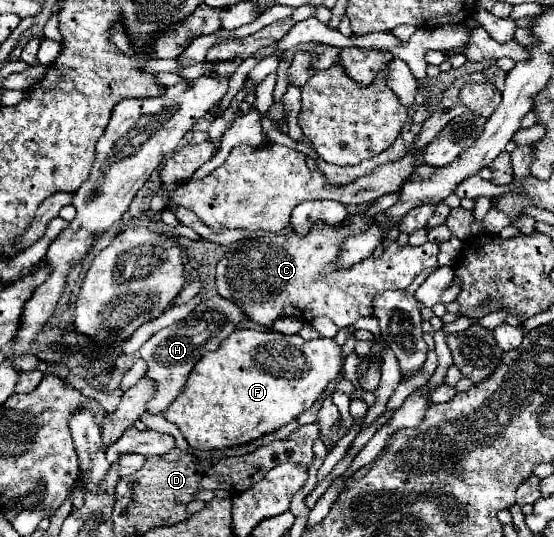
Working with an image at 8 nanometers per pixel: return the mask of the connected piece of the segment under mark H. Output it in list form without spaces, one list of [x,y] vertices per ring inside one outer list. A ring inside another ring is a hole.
[[[214,295],[204,299],[186,319],[154,333],[140,349],[140,357],[148,363],[144,377],[156,383],[156,393],[146,403],[146,411],[152,415],[162,415],[164,409],[184,391],[186,379],[192,367],[202,359],[202,355],[208,351],[216,351],[220,343],[244,321],[248,321],[248,317],[238,305],[234,305],[230,299]]]

